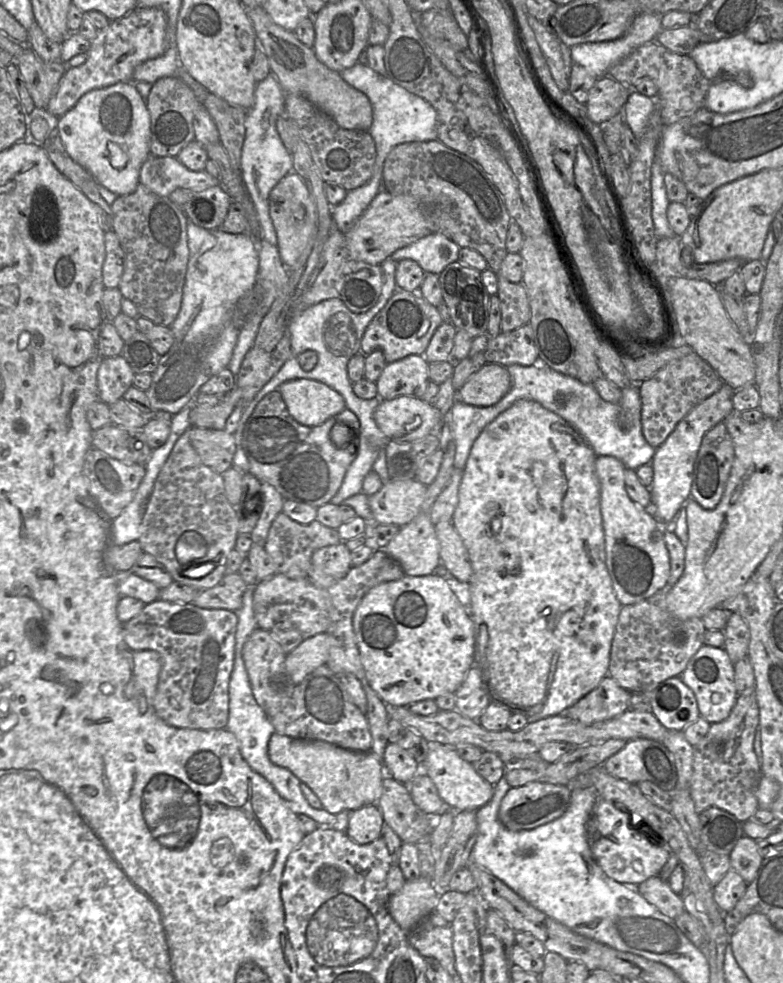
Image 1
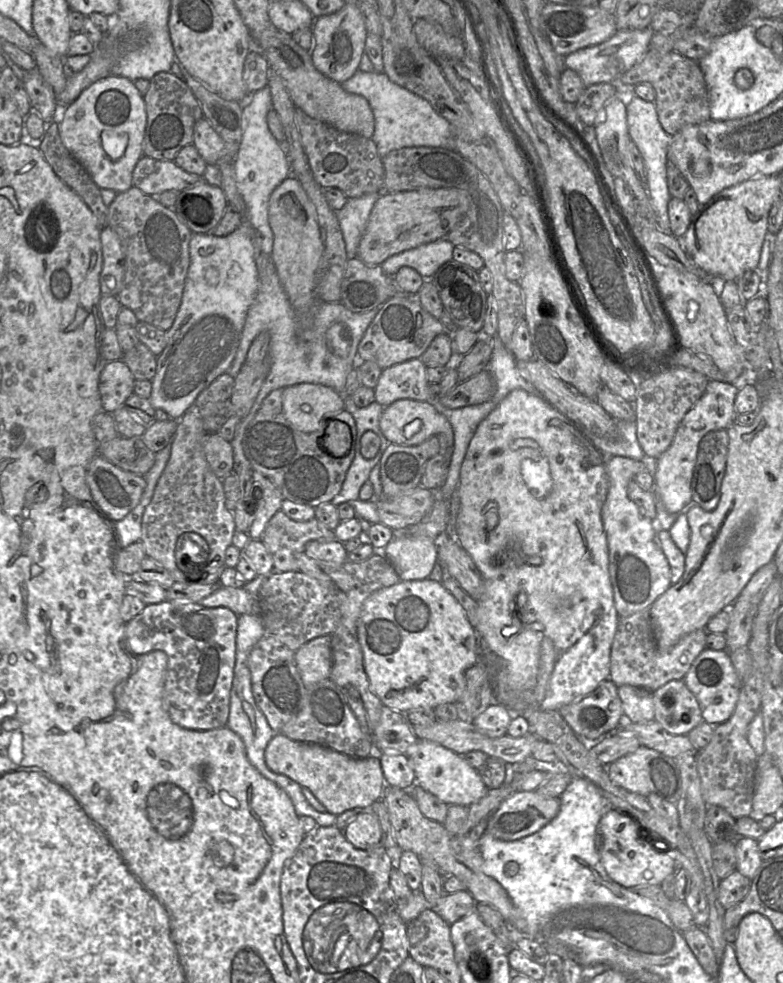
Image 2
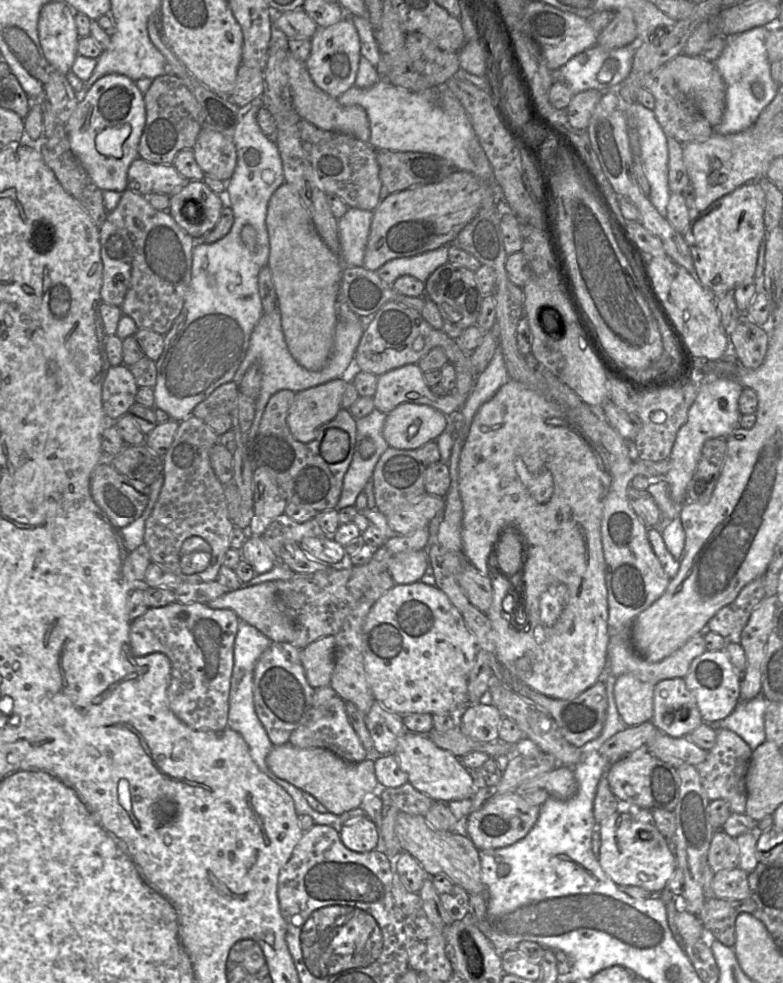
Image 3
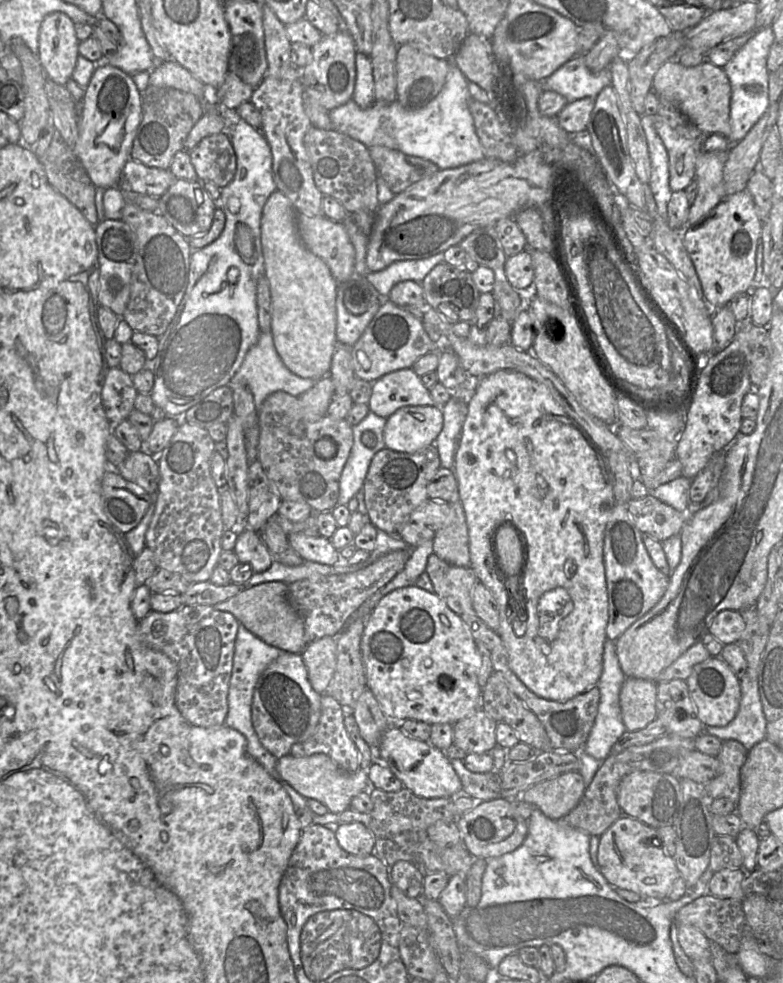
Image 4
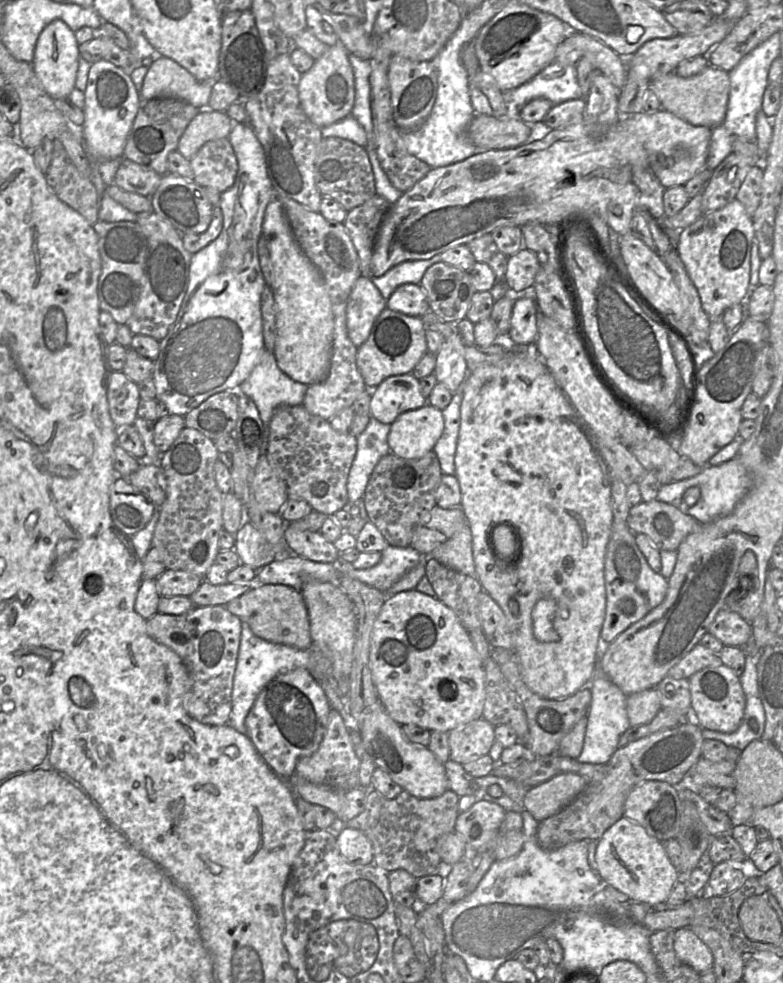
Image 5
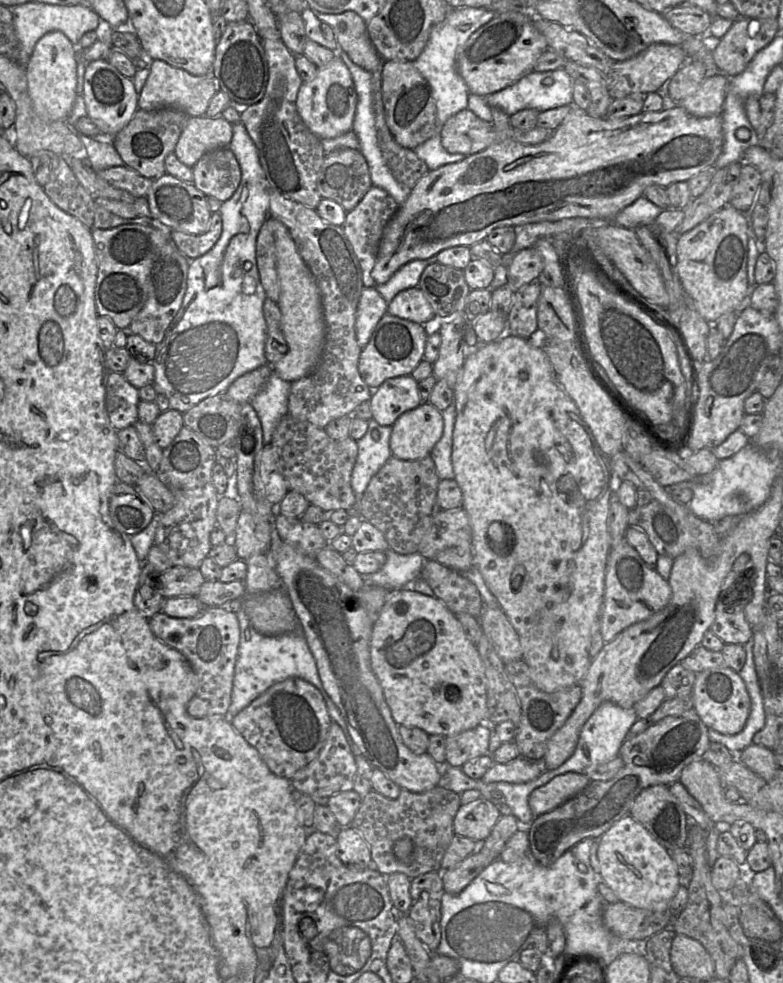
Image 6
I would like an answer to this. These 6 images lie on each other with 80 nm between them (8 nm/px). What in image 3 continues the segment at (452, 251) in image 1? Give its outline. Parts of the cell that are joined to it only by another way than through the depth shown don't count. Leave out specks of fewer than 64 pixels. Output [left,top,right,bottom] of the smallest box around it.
[376,245,448,285]

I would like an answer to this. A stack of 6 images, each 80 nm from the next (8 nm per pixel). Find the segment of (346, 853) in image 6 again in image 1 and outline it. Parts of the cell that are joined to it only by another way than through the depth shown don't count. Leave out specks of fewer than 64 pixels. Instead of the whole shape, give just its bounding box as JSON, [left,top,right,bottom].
[345,804,384,844]

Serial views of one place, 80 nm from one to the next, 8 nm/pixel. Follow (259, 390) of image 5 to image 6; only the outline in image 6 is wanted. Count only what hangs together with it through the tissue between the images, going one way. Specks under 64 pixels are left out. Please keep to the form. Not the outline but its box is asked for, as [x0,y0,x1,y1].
[250,372,291,445]

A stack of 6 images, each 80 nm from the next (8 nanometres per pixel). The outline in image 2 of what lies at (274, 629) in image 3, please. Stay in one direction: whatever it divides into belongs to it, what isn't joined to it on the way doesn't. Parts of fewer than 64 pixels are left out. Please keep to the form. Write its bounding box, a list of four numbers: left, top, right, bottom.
[199,586,260,616]

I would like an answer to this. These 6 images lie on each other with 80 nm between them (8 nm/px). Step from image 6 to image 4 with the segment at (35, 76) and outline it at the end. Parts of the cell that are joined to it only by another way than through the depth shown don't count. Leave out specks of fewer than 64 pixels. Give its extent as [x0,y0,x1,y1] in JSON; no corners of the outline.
[38,12,79,85]

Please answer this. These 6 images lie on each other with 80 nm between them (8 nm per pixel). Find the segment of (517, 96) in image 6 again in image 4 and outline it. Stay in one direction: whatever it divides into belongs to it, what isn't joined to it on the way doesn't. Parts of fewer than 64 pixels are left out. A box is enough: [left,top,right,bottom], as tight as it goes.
[539,55,611,102]

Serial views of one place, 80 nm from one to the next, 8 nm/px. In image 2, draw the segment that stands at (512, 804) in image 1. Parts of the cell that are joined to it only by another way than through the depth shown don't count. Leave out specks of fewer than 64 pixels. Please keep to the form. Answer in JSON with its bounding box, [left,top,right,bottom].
[486,791,559,841]

